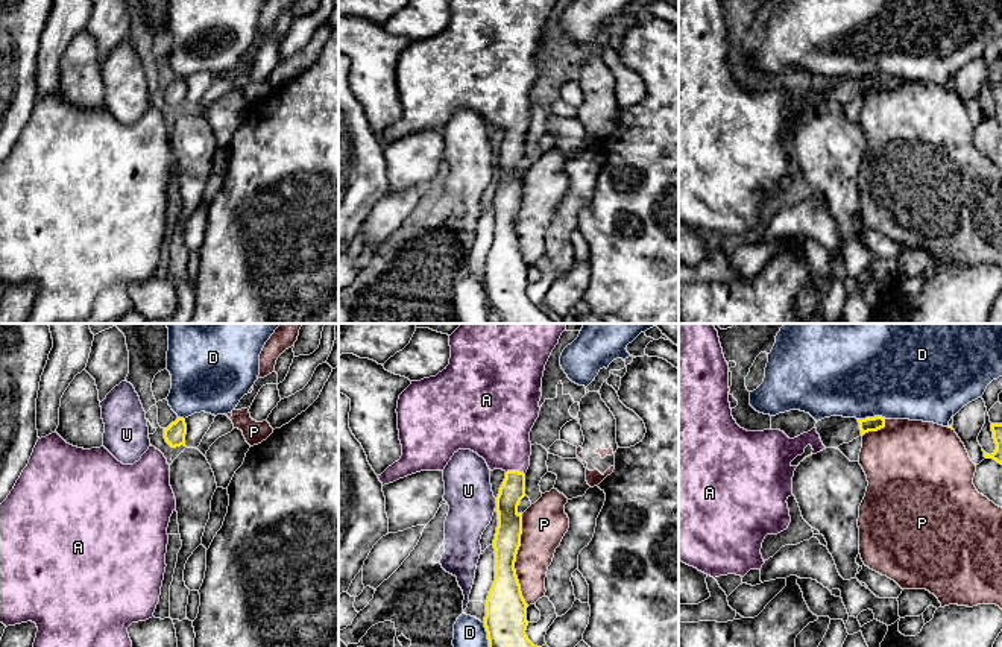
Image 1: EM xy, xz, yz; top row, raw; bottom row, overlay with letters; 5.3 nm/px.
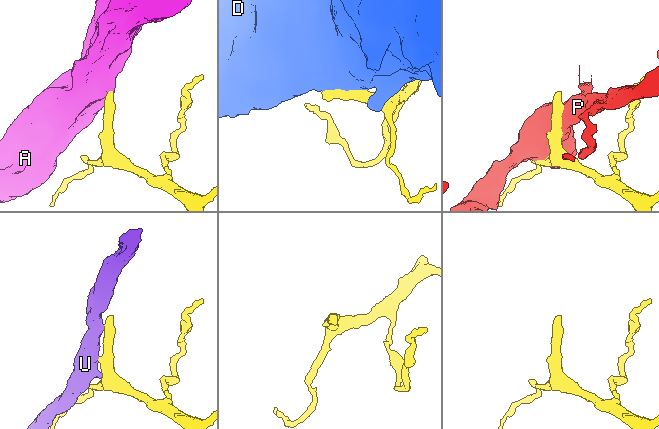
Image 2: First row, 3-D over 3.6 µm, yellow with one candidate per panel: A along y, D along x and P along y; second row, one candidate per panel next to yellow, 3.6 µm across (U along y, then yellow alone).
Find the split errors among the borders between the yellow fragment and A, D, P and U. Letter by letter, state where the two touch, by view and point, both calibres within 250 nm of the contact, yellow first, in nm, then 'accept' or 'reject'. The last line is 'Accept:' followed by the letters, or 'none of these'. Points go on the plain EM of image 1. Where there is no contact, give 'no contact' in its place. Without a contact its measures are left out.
A: meets yellow in xz at (515, 131); 140 nm thick on the yellow side, 340 nm on the other; accept
D: meets yellow in xz at (488, 296); 220 nm thick on the yellow side, 190 nm on the other; reject
P: meets yellow in xz at (515, 219); 200 nm thick on the yellow side, 240 nm on the other; reject
U: meets yellow in xz at (497, 163); 140 nm thick on the yellow side, 260 nm on the other; reject
Accept: A

